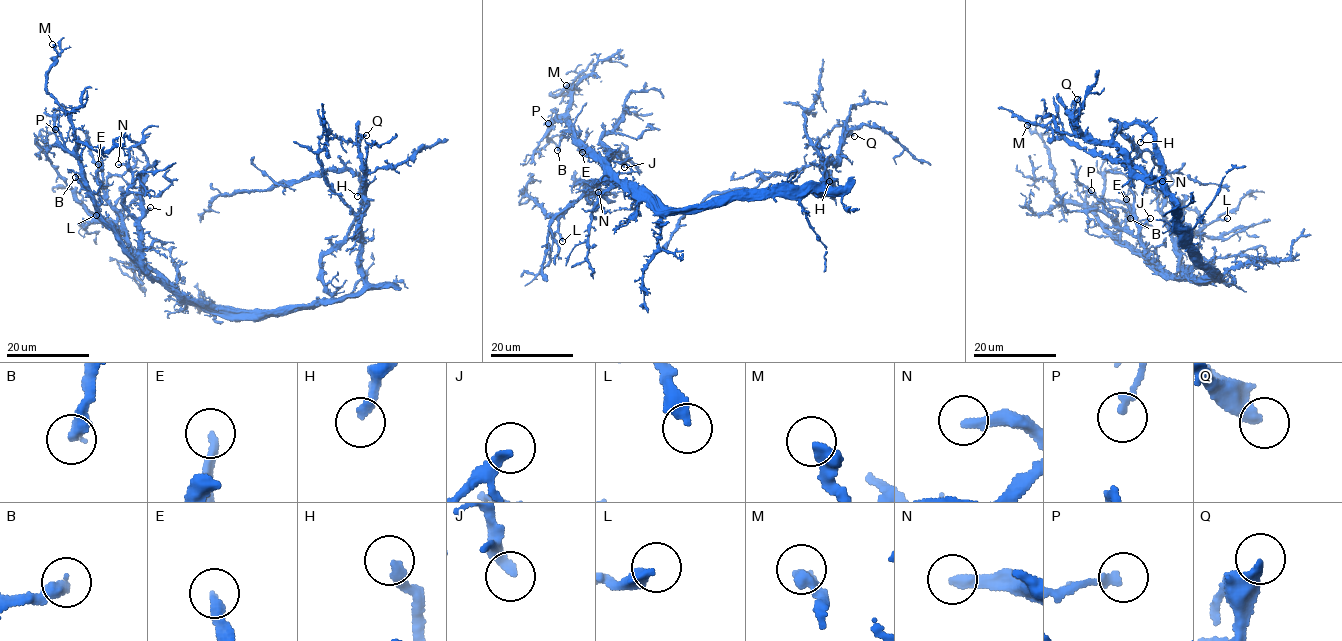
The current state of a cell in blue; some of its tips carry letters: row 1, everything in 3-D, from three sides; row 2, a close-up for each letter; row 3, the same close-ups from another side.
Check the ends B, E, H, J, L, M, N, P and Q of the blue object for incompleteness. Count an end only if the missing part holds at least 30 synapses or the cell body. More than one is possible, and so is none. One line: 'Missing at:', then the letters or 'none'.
Missing at: none

